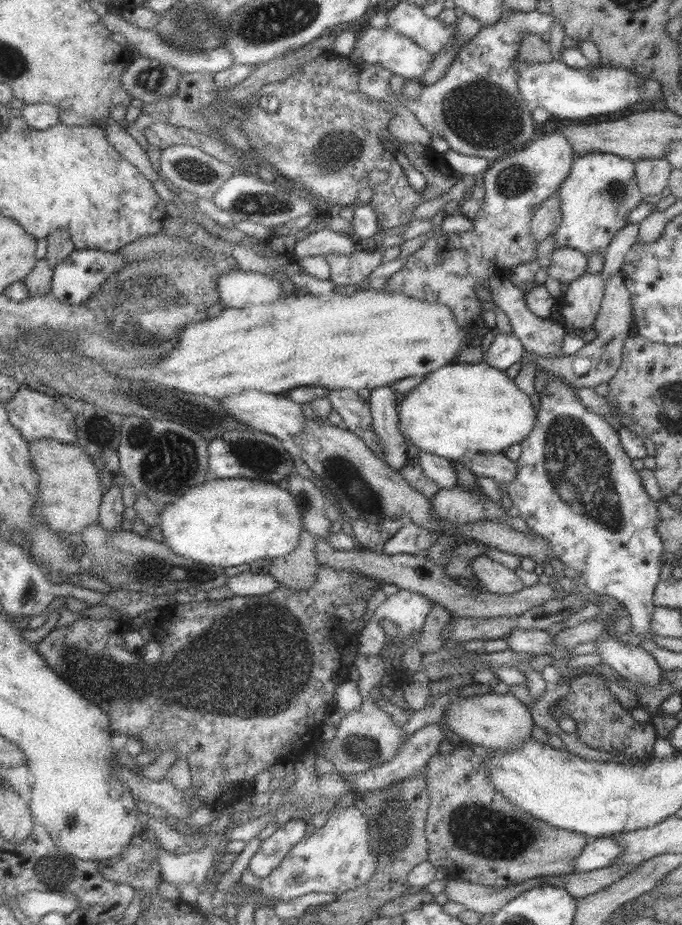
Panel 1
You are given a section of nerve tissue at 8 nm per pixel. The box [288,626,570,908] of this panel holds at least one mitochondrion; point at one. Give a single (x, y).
(492, 835)

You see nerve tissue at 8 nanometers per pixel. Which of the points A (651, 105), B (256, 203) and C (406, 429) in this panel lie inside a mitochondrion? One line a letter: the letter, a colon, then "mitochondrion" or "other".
A: other
B: mitochondrion
C: other

